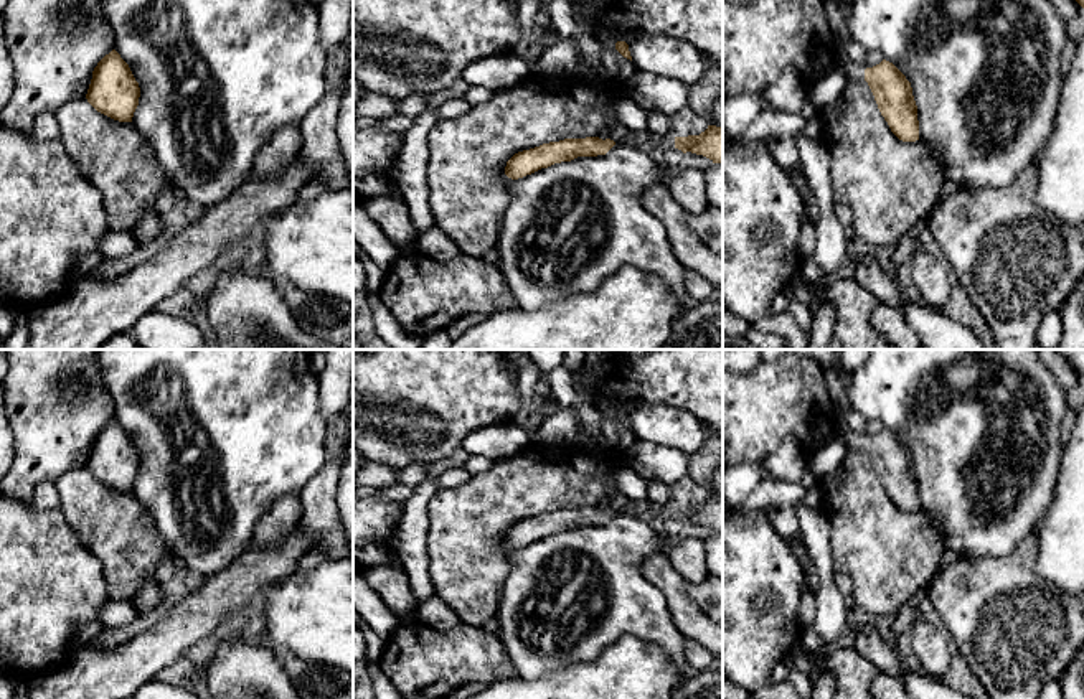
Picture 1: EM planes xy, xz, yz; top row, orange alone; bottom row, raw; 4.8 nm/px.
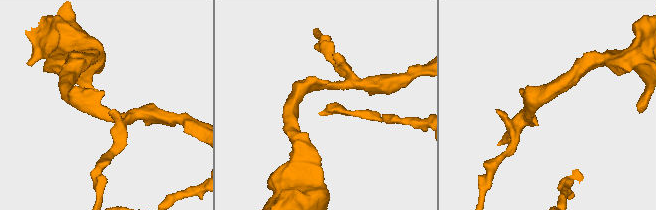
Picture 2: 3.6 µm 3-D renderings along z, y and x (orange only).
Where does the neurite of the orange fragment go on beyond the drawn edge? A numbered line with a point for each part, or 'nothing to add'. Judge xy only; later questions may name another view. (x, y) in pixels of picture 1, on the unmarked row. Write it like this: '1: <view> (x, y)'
nothing to add

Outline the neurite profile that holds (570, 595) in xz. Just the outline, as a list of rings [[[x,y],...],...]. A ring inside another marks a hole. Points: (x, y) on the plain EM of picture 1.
[[[625,511],[606,524],[513,549],[497,638],[516,676],[535,679],[592,661],[627,635],[660,645],[678,669],[691,673],[668,602],[642,574],[645,559],[658,551],[660,534]]]

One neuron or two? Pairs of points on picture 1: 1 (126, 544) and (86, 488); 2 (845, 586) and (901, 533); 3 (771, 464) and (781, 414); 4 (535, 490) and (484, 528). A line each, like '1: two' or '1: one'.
1: one
2: two
3: two
4: one

